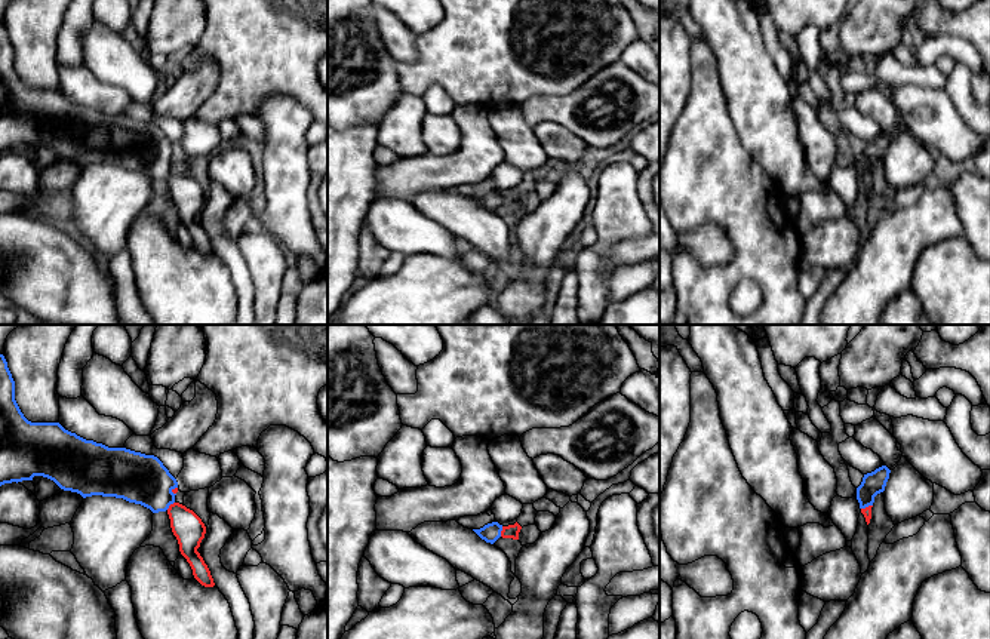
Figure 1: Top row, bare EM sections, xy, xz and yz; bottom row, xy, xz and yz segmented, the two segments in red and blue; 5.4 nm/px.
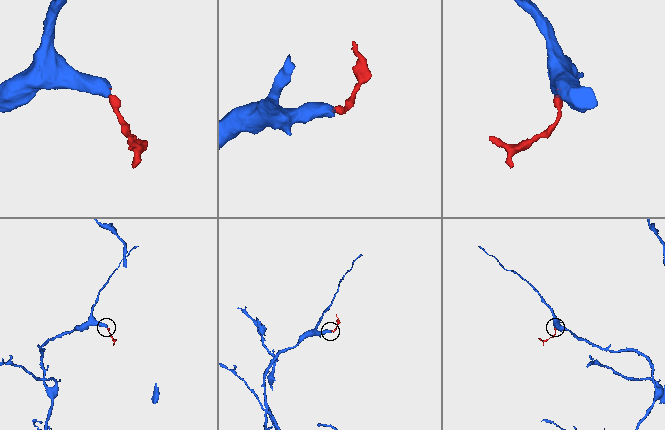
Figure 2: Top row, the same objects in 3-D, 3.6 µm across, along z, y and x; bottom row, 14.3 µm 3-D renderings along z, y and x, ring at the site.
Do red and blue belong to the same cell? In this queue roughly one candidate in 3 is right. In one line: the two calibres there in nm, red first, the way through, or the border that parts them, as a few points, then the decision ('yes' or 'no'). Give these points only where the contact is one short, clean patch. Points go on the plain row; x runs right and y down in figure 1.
80 nm thick on the red side, 100 nm on the other; runs through xz (512, 199), (501, 199), (491, 200); yes

